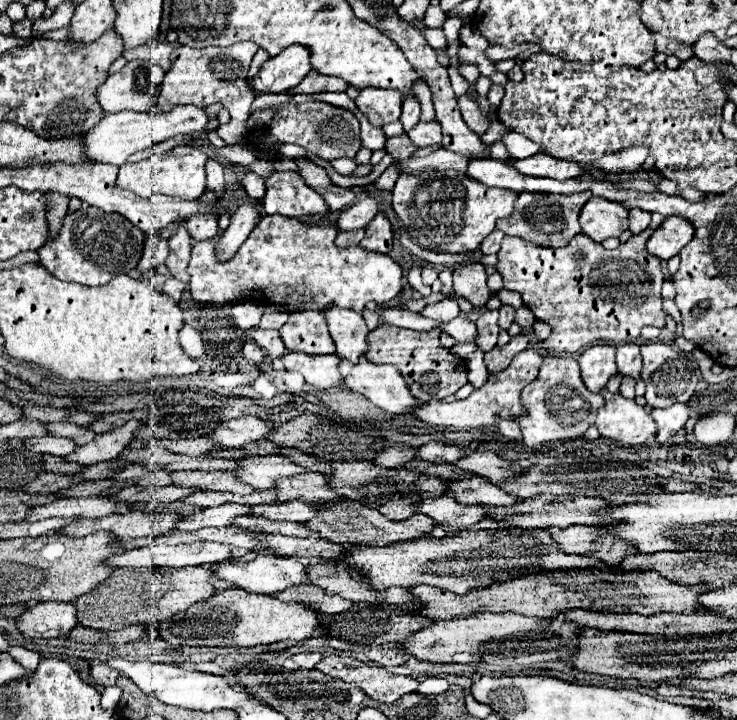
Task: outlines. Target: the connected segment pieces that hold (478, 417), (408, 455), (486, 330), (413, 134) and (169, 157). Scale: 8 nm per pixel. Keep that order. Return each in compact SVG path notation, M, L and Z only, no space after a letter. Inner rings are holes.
M524 350L518 356L514 356L512 364L498 372L498 374L490 374L486 384L472 392L466 400L456 400L456 402L444 402L444 400L430 400L428 404L420 406L414 410L414 414L430 424L430 426L444 426L444 428L454 428L454 430L474 430L474 428L490 428L494 426L496 418L504 418L504 420L514 420L518 416L524 416L524 406L520 402L520 392L526 384L530 384L540 370L540 362L542 356L536 350Z
M392 446L380 454L374 456L374 464L380 464L384 468L400 468L402 464L406 464L408 460L414 460L414 448L410 446Z
M492 310L492 312L482 312L478 322L476 322L476 328L478 328L478 334L476 334L476 346L482 350L482 352L488 352L496 346L496 338L498 338L498 312Z
M420 122L416 124L410 132L408 132L408 138L412 140L412 144L416 144L418 148L426 148L426 146L434 146L434 144L440 144L442 142L442 132L440 132L440 126L438 122Z
M176 146L168 154L150 156L136 164L122 164L116 186L124 190L132 190L140 196L152 196L152 194L166 194L166 196L178 196L178 198L198 198L206 192L206 164L208 156L194 148L194 146Z

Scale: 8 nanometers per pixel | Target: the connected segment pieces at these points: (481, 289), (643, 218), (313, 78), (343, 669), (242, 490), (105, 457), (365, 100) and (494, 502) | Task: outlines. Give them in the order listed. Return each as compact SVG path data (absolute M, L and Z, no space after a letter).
M480 262L464 264L454 270L454 290L458 296L466 298L474 308L484 308L492 292L486 286L486 270Z
M630 208L628 220L630 220L630 232L632 232L632 234L640 234L640 232L644 232L644 230L648 228L648 224L650 224L650 212L644 212L644 210L640 210L640 208Z
M312 70L302 82L300 86L292 88L290 94L312 94L312 92L344 92L348 88L348 84L342 78L334 78L334 76L324 76L318 74L316 70Z
M326 656L316 664L316 670L344 682L354 682L362 692L366 692L376 702L390 704L408 692L416 692L418 688L418 680L414 678L396 676L386 668L366 666L364 662L348 656Z
M174 472L172 484L180 488L198 488L204 492L232 492L232 494L252 494L254 490L242 480L234 478L230 472Z
M138 420L126 422L122 428L114 428L104 434L96 434L94 440L90 440L84 446L78 446L76 452L64 456L68 462L76 462L80 466L92 466L98 462L108 462L120 456L122 448L128 446L128 442L134 438L134 430L138 428Z
M364 88L360 90L356 104L374 126L384 126L388 122L394 122L402 114L402 94L396 90Z
M478 476L456 480L446 486L446 494L454 496L456 502L468 506L468 504L486 504L486 506L512 506L518 500L510 494L506 494L500 486L492 484L490 480L482 480Z

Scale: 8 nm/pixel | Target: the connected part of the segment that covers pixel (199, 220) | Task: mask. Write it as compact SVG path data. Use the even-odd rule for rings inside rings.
M204 214L204 216L192 216L188 222L186 222L186 230L190 232L190 236L196 240L196 242L202 242L202 240L210 240L218 234L218 220L216 216L212 214Z

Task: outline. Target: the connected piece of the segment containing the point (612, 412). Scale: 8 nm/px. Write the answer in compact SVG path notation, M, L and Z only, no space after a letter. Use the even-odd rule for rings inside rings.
M606 388L602 394L606 404L598 410L596 418L596 428L602 438L622 442L624 446L642 446L656 434L656 422L648 410L622 394L610 394Z

